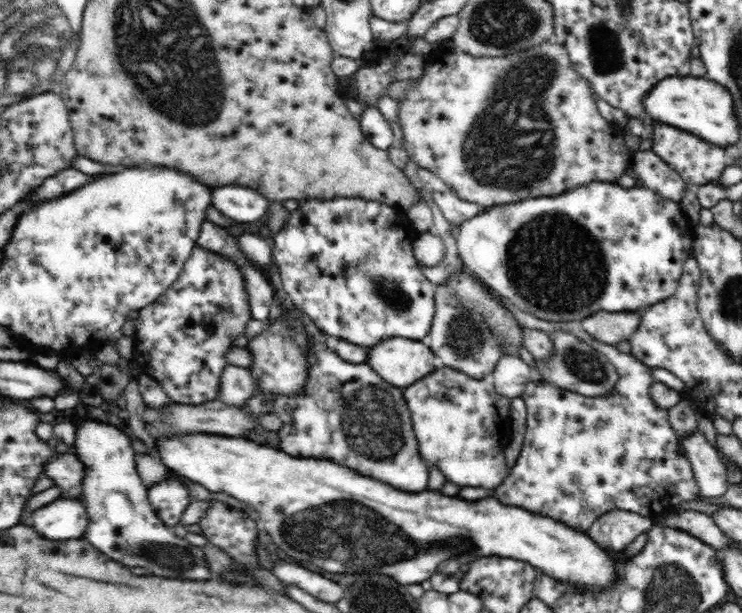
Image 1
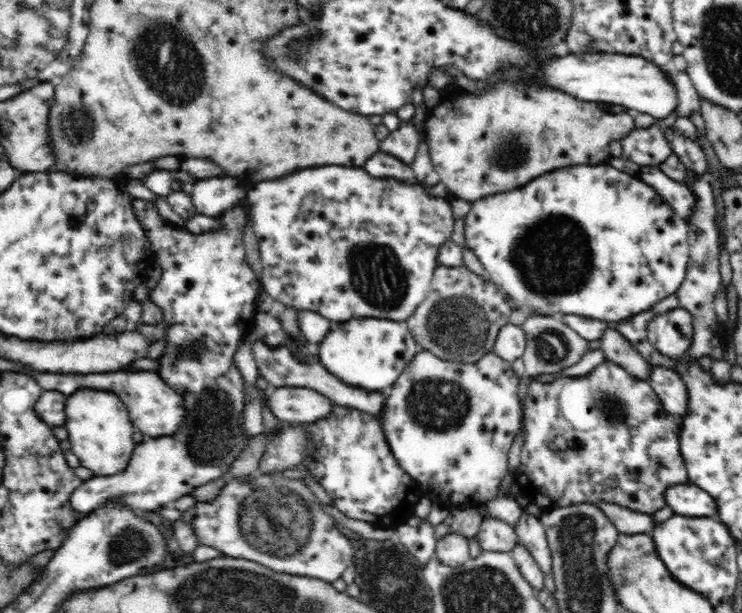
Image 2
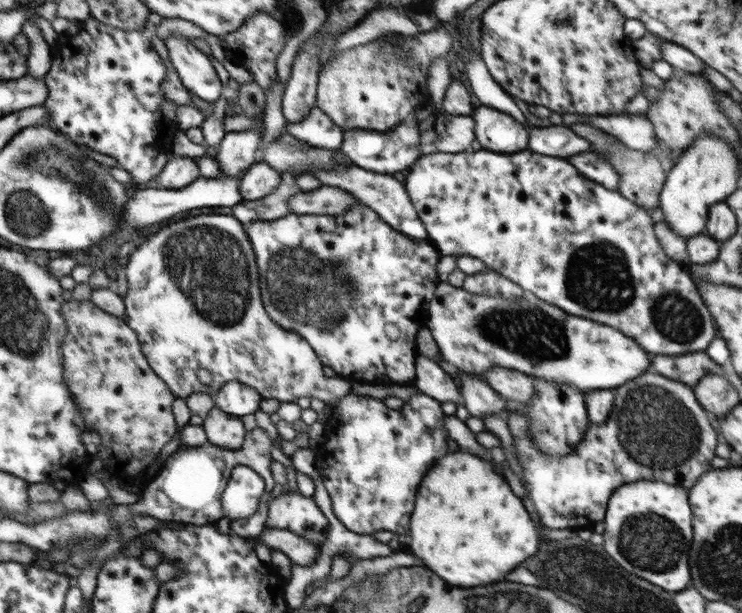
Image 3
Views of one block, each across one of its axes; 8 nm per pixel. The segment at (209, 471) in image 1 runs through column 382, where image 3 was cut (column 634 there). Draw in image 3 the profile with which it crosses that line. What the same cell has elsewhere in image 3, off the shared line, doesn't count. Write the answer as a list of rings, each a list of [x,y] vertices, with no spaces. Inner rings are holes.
[[[640,480],[634,484],[619,486],[610,497],[603,520],[603,547],[606,552],[624,570],[628,570],[636,578],[648,580],[650,584],[662,588],[666,592],[677,593],[687,588],[690,578],[688,570],[688,550],[692,542],[692,511],[688,498],[688,490],[681,486],[672,486],[666,482]]]

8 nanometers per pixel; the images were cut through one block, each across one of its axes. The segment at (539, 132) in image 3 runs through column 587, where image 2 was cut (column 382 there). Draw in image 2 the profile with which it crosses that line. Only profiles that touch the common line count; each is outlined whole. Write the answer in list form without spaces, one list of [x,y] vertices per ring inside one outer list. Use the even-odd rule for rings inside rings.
[[[405,122],[395,131],[379,141],[380,151],[399,158],[402,162],[411,165],[416,156],[419,142],[422,140],[420,130],[411,122]]]

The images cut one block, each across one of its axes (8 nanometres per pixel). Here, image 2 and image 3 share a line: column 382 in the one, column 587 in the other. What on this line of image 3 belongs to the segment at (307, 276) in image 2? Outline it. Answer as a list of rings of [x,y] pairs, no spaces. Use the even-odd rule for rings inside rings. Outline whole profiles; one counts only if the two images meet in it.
[[[529,148],[510,154],[488,149],[466,150],[458,154],[438,152],[421,156],[408,171],[405,188],[410,202],[424,223],[425,230],[429,235],[429,242],[435,246],[441,256],[464,255],[479,258],[489,269],[502,273],[502,276],[509,278],[526,292],[535,294],[542,301],[556,306],[568,314],[586,317],[591,321],[622,331],[626,336],[633,338],[649,354],[670,356],[704,351],[715,339],[713,316],[702,301],[688,267],[670,259],[664,253],[654,234],[651,212],[638,207],[634,202],[630,202],[618,191],[608,190],[604,186],[582,177],[567,159],[538,154]]]

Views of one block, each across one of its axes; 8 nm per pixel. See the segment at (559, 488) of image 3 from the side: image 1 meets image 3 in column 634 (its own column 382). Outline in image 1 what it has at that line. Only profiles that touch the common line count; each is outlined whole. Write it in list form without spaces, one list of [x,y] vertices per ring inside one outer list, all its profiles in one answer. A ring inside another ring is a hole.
[[[322,330],[306,331],[310,354],[304,388],[296,396],[270,396],[272,409],[283,422],[277,432],[280,450],[296,458],[334,461],[404,492],[428,490],[430,464],[420,458],[402,389],[378,376],[368,363],[352,364],[340,358],[326,345]]]

